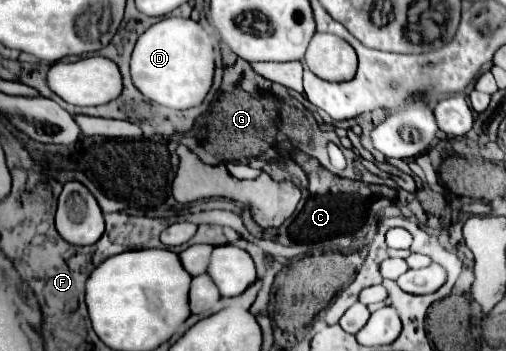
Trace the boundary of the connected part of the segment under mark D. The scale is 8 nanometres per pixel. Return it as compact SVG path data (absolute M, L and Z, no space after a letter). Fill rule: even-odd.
M166 17L136 41L130 61L134 85L154 103L170 109L190 109L204 101L214 79L214 49L206 29L192 19Z

